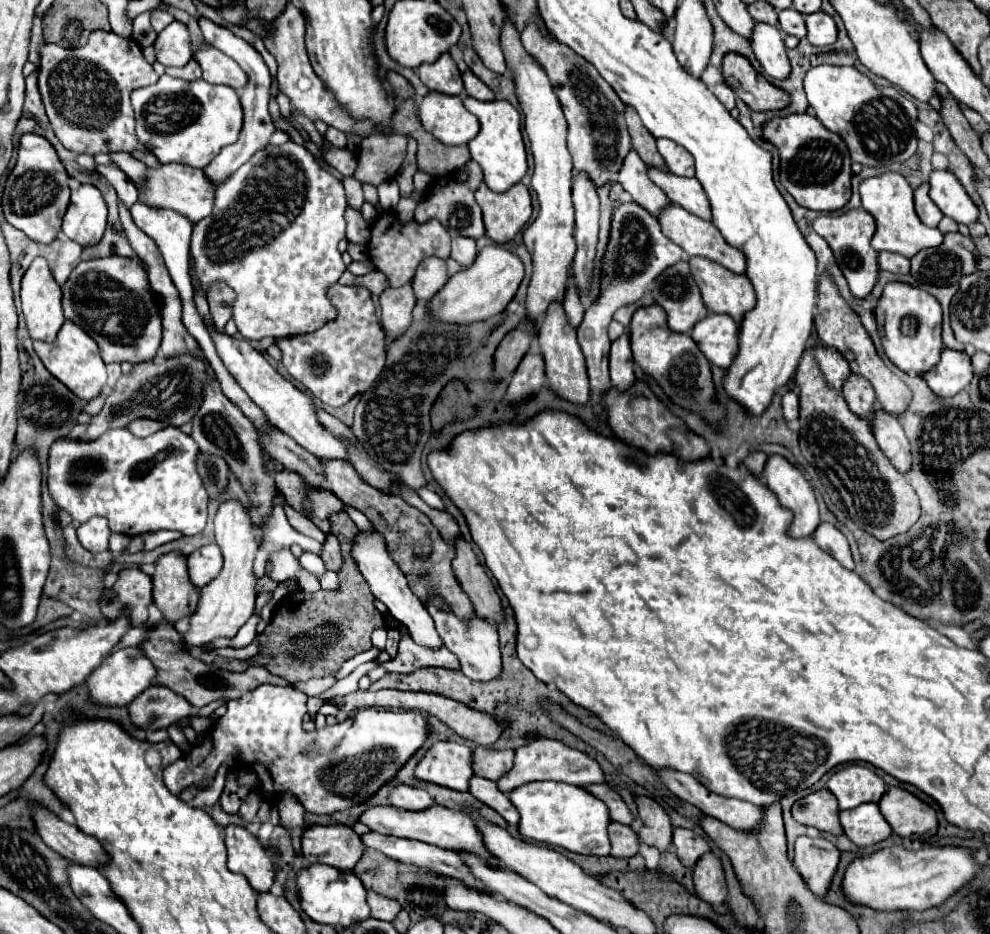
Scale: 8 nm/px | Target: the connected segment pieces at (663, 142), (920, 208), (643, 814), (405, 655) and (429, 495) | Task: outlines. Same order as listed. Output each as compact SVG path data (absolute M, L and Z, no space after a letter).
M658 138L658 152L666 160L666 166L678 176L694 176L694 158L692 154L678 146L674 140Z
M922 184L916 192L914 192L914 202L916 202L916 214L918 218L926 224L926 226L938 226L940 218L944 216L938 206L930 200L928 196L928 184Z
M638 796L638 818L642 820L642 828L638 832L640 840L648 846L656 846L660 852L666 852L672 844L672 822L666 810L648 796Z
M398 624L398 630L401 634L398 654L390 662L381 664L387 672L410 674L422 666L442 666L442 668L458 670L458 658L454 658L454 654L446 646L442 646L442 648L418 646L410 638L404 624Z
M418 488L418 496L428 504L428 506L432 506L432 508L440 508L440 510L444 510L444 506L442 506L442 500L440 500L440 496L436 494L436 492L432 492L430 488Z

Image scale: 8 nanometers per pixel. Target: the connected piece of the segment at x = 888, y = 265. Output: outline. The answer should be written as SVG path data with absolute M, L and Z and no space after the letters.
M880 252L878 266L882 270L894 272L894 274L908 274L910 272L910 260L900 254L894 254L894 252Z

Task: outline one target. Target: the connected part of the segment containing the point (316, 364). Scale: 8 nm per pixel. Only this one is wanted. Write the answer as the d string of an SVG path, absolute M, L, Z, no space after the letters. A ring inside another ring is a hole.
M334 284L326 292L338 312L336 320L326 322L322 328L284 338L278 342L282 350L282 364L288 374L304 384L320 402L330 406L344 406L352 396L366 392L386 362L384 330L374 316L374 304L366 288Z

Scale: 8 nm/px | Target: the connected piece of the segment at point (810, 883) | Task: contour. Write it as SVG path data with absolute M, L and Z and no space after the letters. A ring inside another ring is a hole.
M798 836L794 846L794 868L806 882L806 886L816 894L824 896L828 884L838 868L840 850L826 838Z

